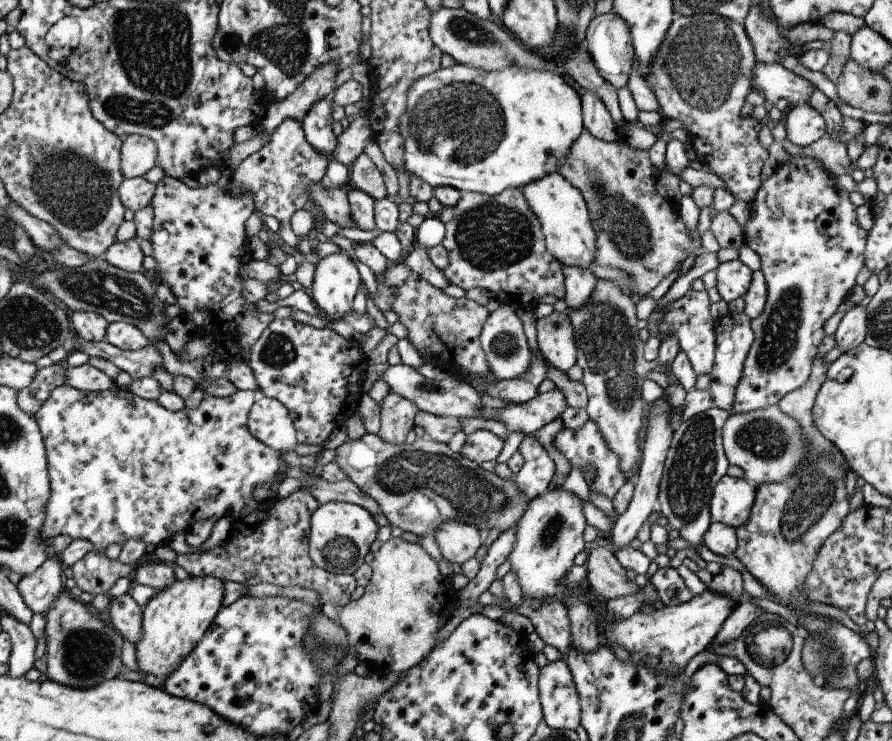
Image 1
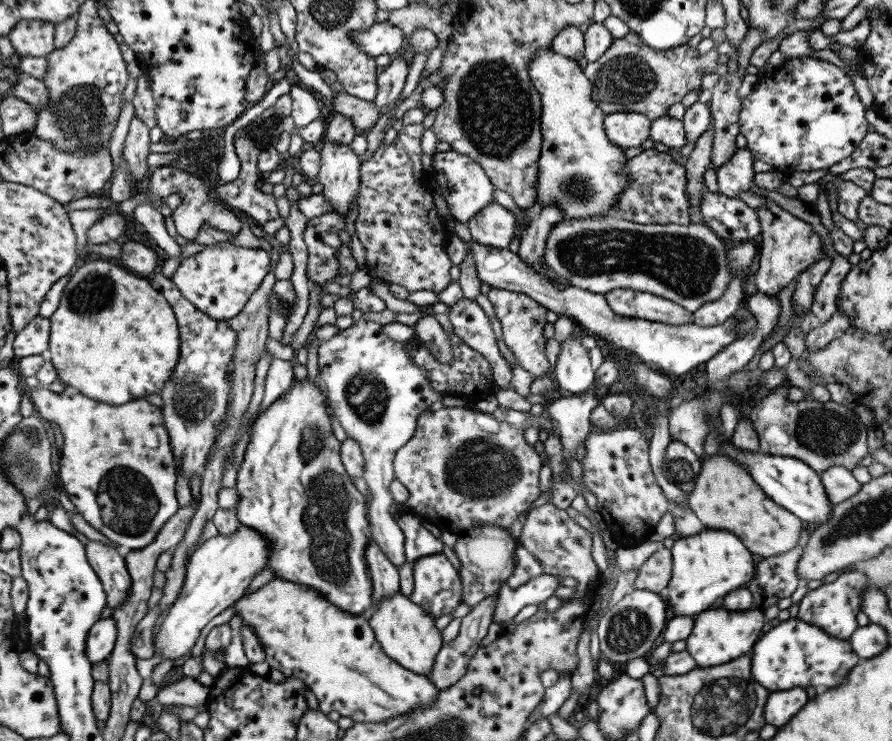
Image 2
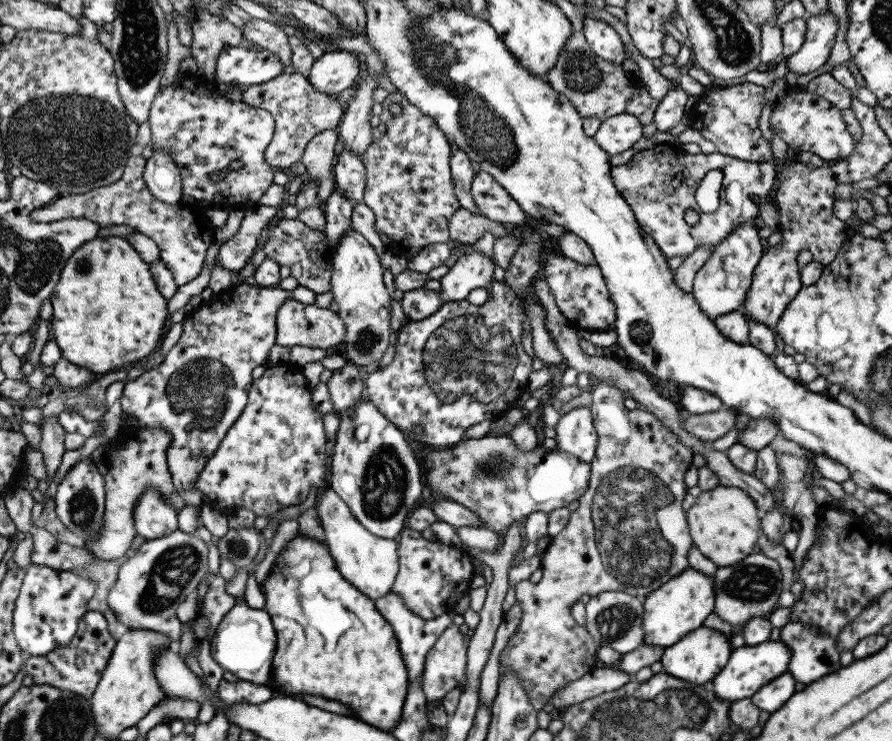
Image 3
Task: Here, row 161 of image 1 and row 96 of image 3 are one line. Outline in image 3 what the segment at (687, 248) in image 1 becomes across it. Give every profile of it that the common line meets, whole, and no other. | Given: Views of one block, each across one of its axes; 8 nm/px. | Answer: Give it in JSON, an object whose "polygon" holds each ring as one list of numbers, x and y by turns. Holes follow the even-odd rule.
{"polygon":[[571,31,544,78,557,94,571,101,571,105,581,115,581,120,583,117,593,116,601,122,610,116,625,113,637,117,642,125,649,124,658,104,640,84,623,76,621,63,613,64,593,54,582,31]]}

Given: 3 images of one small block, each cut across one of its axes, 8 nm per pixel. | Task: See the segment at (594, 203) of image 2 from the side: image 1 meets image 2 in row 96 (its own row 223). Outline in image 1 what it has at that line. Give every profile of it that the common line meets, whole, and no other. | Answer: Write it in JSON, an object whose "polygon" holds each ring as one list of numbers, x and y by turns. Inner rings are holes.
{"polygon":[[557,172,522,186,521,192,539,221,547,252,563,267,587,269,595,260,596,234,581,193]]}

